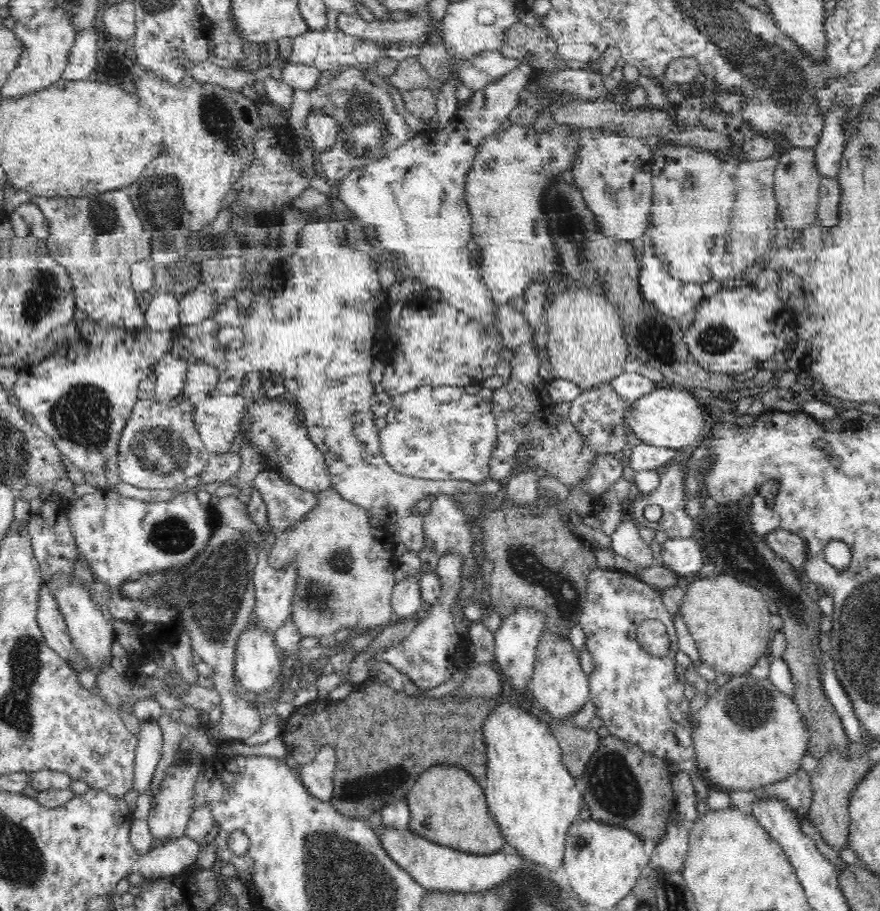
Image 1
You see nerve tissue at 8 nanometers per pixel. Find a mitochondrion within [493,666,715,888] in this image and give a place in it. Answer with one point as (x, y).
(613, 785)

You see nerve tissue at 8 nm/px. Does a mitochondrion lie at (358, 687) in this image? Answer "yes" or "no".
no

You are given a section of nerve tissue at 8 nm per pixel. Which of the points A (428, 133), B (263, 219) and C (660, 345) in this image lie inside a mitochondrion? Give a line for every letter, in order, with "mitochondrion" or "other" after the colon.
A: other
B: other
C: mitochondrion

